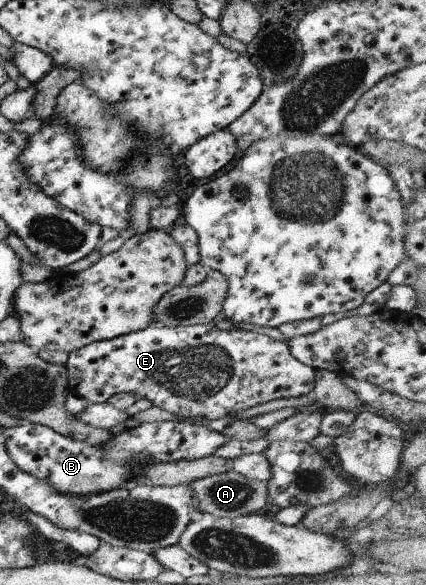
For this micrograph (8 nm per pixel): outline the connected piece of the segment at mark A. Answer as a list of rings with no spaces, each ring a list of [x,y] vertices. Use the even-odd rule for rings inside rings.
[[[229,469],[223,473],[192,481],[188,485],[192,489],[192,499],[196,497],[196,501],[198,501],[197,511],[214,515],[214,517],[233,519],[239,516],[249,515],[260,511],[268,503],[264,482],[243,477]]]

